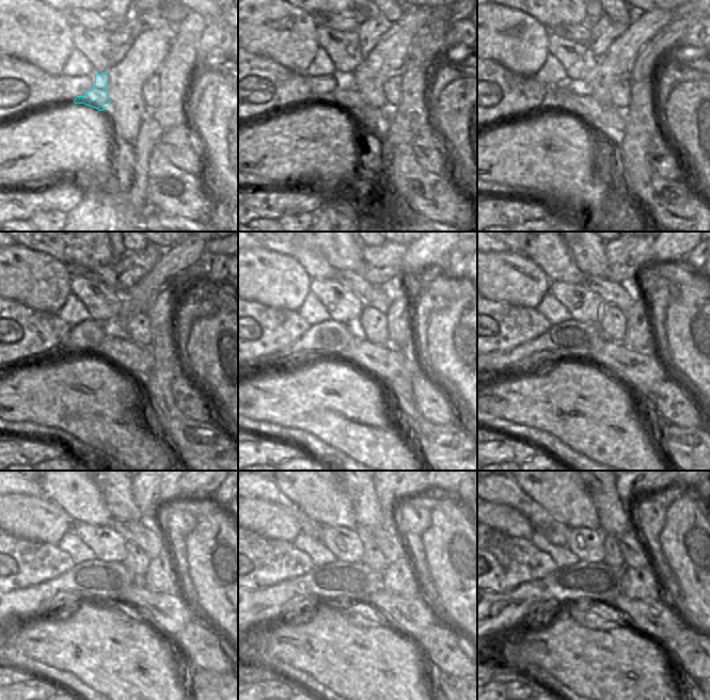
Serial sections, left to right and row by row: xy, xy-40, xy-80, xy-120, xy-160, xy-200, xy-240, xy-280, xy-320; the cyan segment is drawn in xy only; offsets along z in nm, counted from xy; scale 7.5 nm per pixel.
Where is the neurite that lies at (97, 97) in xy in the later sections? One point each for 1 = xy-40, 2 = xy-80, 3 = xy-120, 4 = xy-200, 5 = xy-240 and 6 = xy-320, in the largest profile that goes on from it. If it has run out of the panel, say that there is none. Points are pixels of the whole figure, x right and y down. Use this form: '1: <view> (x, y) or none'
1: xy-40 (344, 98)
2: xy-80 (603, 118)
3: xy-120 (124, 354)
4: xy-200 (643, 369)
5: xy-240 (169, 615)
6: xy-320 (655, 618)

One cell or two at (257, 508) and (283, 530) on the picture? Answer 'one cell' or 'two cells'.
one cell

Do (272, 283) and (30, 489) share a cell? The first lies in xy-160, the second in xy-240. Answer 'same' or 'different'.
different

